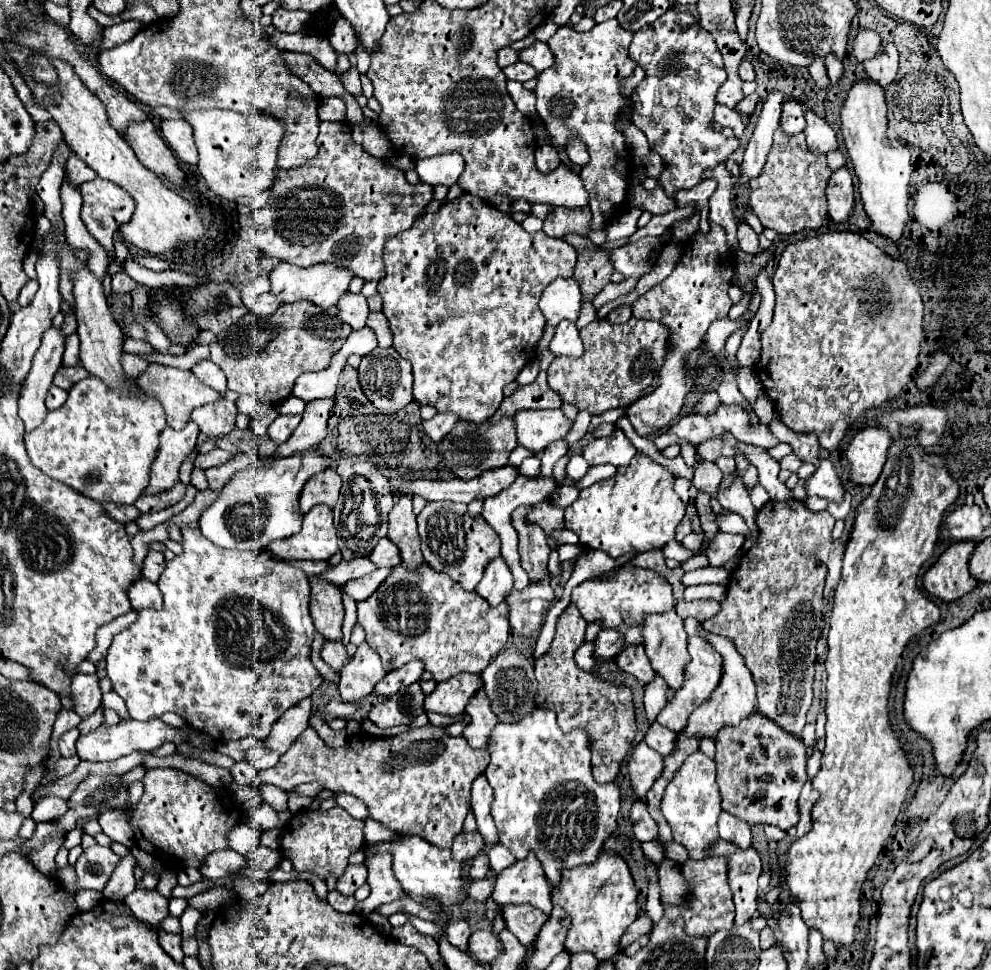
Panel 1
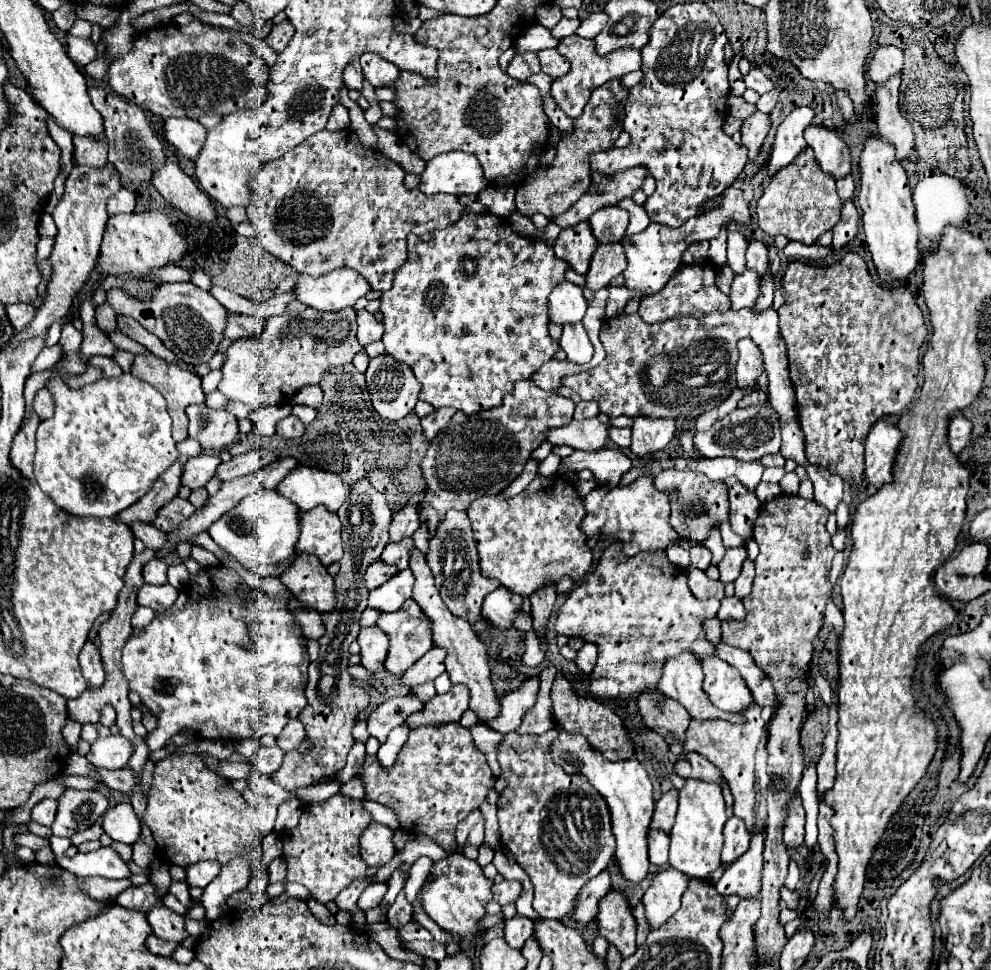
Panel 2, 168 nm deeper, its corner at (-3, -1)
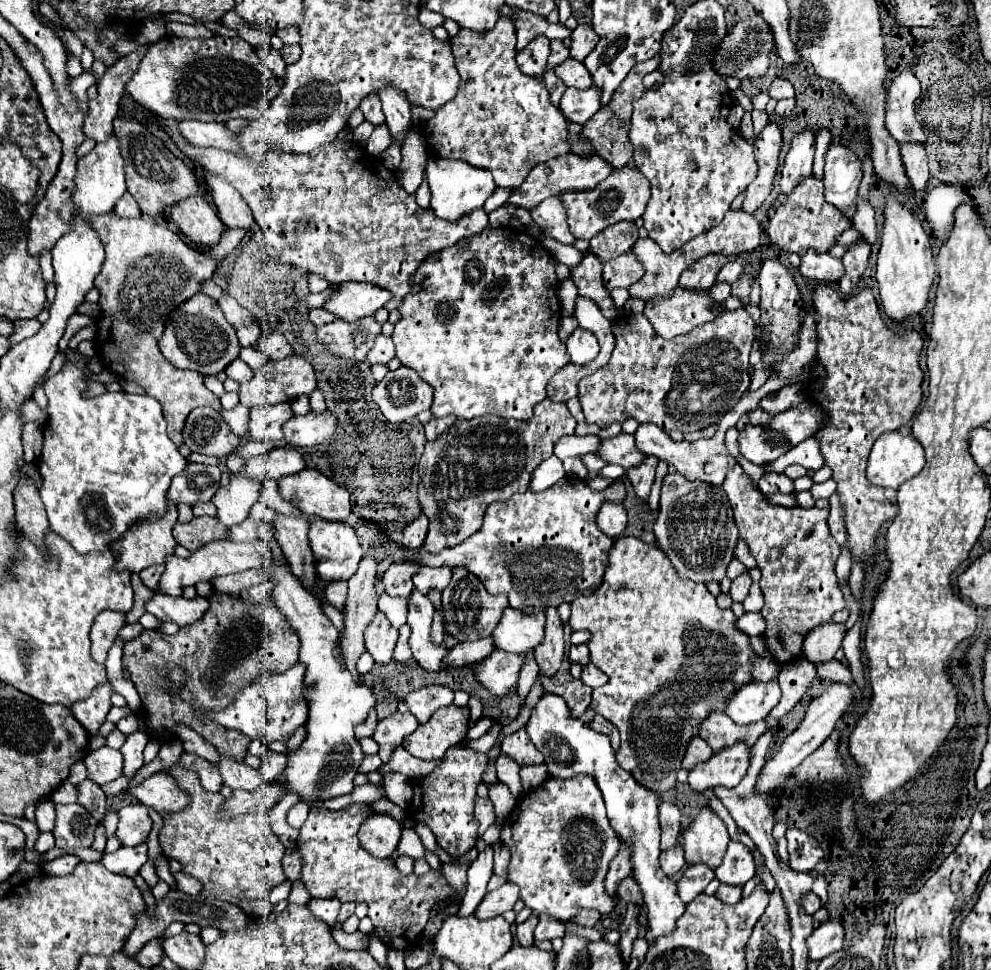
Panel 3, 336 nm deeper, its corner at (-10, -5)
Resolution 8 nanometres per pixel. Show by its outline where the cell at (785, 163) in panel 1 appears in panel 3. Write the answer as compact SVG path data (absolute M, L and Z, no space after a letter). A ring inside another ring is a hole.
M806 177L804 181L800 181L794 193L786 197L786 203L776 209L774 217L770 219L768 235L772 243L778 245L784 253L798 253L802 257L810 247L814 247L818 253L828 251L836 243L836 237L850 225L852 223L846 221L846 217L842 217L842 213L834 205L828 205L824 201L822 181Z

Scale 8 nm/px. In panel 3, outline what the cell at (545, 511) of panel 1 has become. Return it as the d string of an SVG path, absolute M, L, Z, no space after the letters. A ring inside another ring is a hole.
M564 477L554 487L540 493L522 493L510 501L494 503L488 507L484 525L460 545L440 553L426 553L424 549L406 549L400 543L384 537L376 525L354 525L356 535L366 543L384 547L386 557L402 557L428 567L466 567L474 573L488 593L508 595L508 605L522 613L538 613L548 607L572 603L574 597L590 595L606 571L606 557L614 539L604 535L596 525L600 507L608 503L624 503L626 487L614 481L604 491L592 491L586 481Z

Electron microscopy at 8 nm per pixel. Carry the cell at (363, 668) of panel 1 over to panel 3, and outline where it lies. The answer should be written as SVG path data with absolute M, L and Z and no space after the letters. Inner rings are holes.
M376 613L374 621L366 627L366 651L374 657L376 663L390 663L394 645L398 641L398 629L390 625L384 613Z

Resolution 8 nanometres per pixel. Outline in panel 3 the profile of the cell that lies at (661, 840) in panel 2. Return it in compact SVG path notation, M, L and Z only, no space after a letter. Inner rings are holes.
M674 845L672 849L660 853L660 865L662 865L662 871L664 871L668 877L678 875L678 873L684 869L684 865L686 865L684 853L682 853L680 845Z

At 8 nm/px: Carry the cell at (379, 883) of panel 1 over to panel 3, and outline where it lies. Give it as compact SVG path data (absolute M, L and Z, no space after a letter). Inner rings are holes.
M372 809L372 815L364 821L364 825L360 825L358 839L360 839L360 845L370 855L378 859L386 859L394 853L400 841L400 833L402 833L402 825L396 819L384 813L376 813Z

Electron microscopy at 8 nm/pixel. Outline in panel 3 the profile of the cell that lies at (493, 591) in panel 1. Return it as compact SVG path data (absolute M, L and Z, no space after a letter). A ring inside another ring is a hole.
M506 609L500 625L494 629L492 637L496 647L508 653L528 653L542 643L546 625L546 613L540 611L538 615L524 615L516 609Z

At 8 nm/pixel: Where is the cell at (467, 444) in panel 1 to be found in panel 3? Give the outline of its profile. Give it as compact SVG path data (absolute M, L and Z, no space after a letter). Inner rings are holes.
M544 399L542 403L536 405L534 417L530 421L502 419L496 415L474 417L470 421L456 419L446 433L436 437L434 441L428 441L418 463L418 475L420 475L418 501L420 501L422 513L430 521L428 539L422 545L424 550L440 553L446 547L462 543L464 539L468 539L472 533L476 533L482 527L482 519L490 503L508 501L516 493L526 493L530 489L530 479L534 469L552 455L552 447L562 435L574 435L574 427L576 427L576 421L570 415L566 403L554 403L550 399Z

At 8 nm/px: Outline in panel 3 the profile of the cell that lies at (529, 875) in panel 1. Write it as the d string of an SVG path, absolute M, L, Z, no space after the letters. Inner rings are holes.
M504 883L500 889L494 889L490 893L486 893L486 897L482 899L482 903L476 907L474 915L480 919L480 921L486 921L486 919L494 919L506 911L510 911L518 899L518 885L512 885L512 883Z

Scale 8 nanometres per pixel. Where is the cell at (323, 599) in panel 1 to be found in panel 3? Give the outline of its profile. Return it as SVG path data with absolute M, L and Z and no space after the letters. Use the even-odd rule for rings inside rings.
M278 513L274 517L274 539L288 559L292 573L306 587L324 587L324 583L320 583L314 573L314 559L308 545L308 527L310 523L306 517L290 517Z

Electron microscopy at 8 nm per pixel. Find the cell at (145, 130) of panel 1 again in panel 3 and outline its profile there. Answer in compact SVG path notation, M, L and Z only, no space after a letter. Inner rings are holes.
M202 195L188 197L170 209L170 219L192 241L206 247L218 245L224 225Z

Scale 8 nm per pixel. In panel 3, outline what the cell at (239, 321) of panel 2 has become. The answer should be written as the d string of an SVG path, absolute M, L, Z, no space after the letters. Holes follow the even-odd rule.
M270 331L268 335L260 337L258 343L256 343L256 349L264 351L272 361L286 359L286 357L290 357L290 353L294 353L294 349L288 343L288 339L278 331Z

